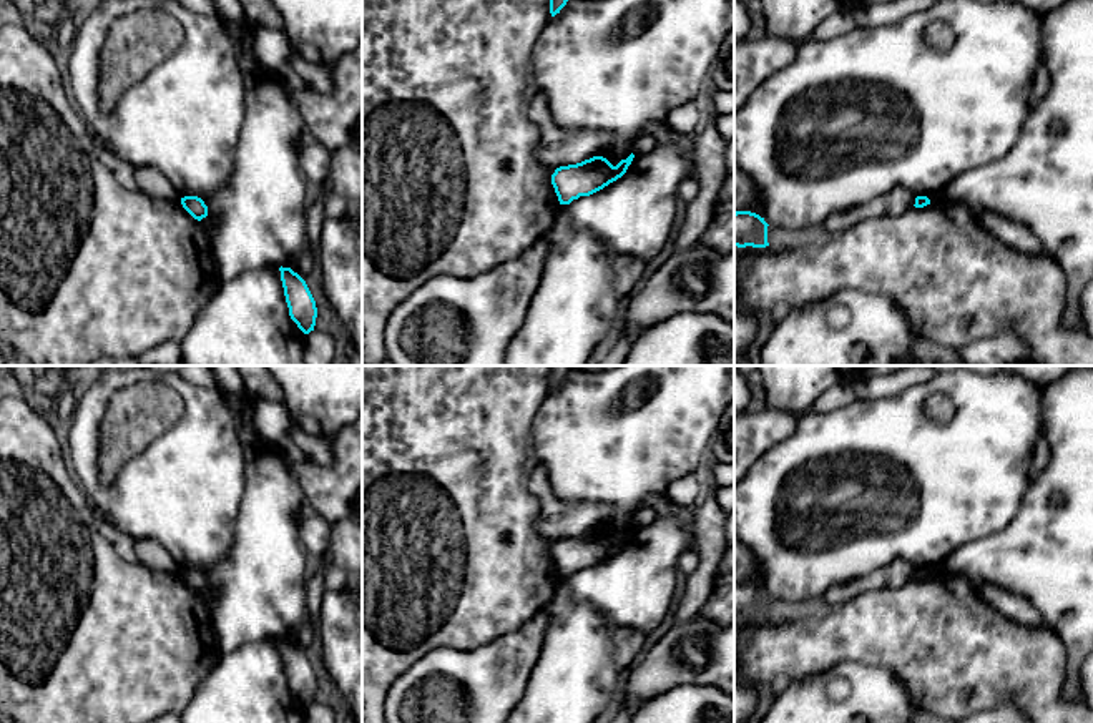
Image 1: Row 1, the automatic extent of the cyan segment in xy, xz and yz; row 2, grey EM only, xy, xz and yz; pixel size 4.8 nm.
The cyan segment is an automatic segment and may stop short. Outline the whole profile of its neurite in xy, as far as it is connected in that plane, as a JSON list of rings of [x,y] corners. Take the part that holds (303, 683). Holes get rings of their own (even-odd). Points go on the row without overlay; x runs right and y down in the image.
[[[279,640],[291,691],[309,706],[314,703],[317,680],[306,653],[291,640]]]

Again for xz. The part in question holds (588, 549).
[[[631,525],[613,539],[606,530],[593,529],[576,537],[556,540],[551,547],[551,557],[560,577],[570,577],[573,572],[590,568],[616,553],[626,545],[633,530],[635,527]]]

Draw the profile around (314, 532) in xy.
[[[312,509],[299,522],[299,537],[307,553],[322,557],[329,550],[331,524]]]

